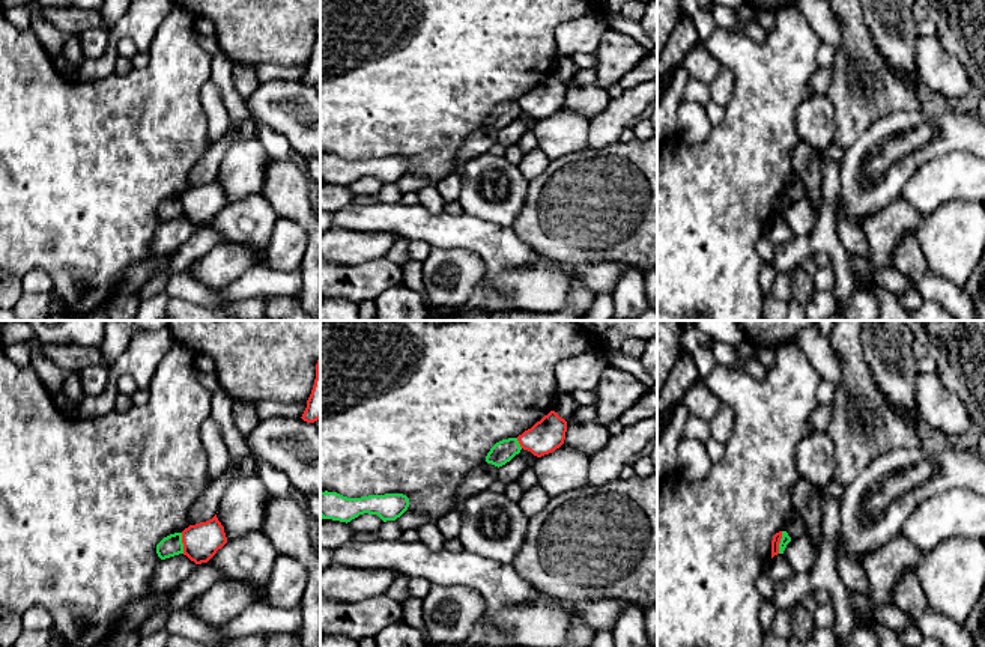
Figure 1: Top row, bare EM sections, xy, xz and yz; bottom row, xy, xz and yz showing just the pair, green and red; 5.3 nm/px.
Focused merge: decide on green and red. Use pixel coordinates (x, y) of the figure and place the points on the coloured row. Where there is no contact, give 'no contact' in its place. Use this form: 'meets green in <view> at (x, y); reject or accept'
meets green in yz at (781, 542); reject

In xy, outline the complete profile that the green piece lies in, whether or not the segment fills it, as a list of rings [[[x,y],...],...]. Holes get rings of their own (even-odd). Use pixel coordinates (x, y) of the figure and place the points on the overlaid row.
[[[174,533],[164,537],[156,545],[156,554],[161,560],[183,554],[182,533]]]

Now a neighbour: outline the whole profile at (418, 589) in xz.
[[[409,579],[408,591],[411,597],[424,599],[430,591],[432,584],[426,579]]]

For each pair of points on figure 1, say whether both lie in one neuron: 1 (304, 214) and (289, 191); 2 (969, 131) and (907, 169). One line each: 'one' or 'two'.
1: one
2: one

